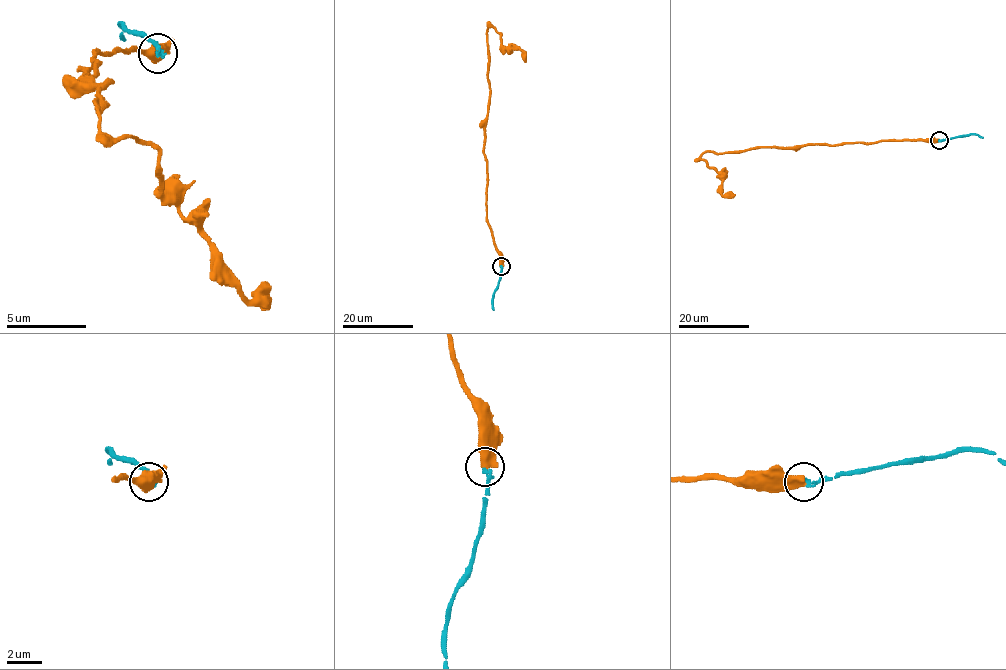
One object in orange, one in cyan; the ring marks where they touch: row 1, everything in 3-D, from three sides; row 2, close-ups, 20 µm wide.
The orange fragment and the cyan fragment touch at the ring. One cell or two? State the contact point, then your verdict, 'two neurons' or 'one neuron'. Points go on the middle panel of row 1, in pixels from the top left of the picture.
place (501, 266); one neuron

